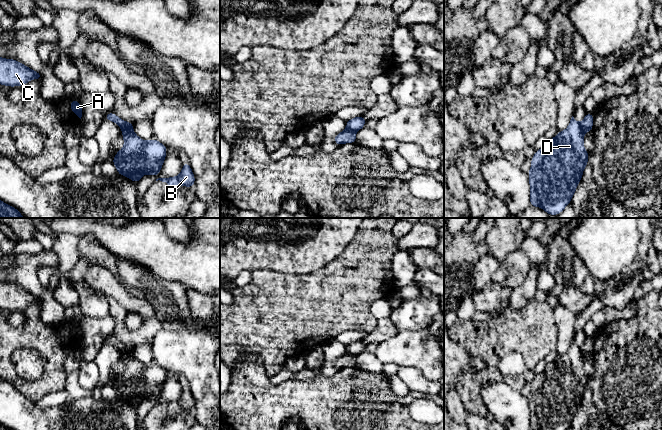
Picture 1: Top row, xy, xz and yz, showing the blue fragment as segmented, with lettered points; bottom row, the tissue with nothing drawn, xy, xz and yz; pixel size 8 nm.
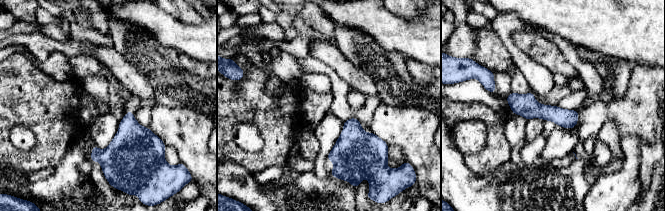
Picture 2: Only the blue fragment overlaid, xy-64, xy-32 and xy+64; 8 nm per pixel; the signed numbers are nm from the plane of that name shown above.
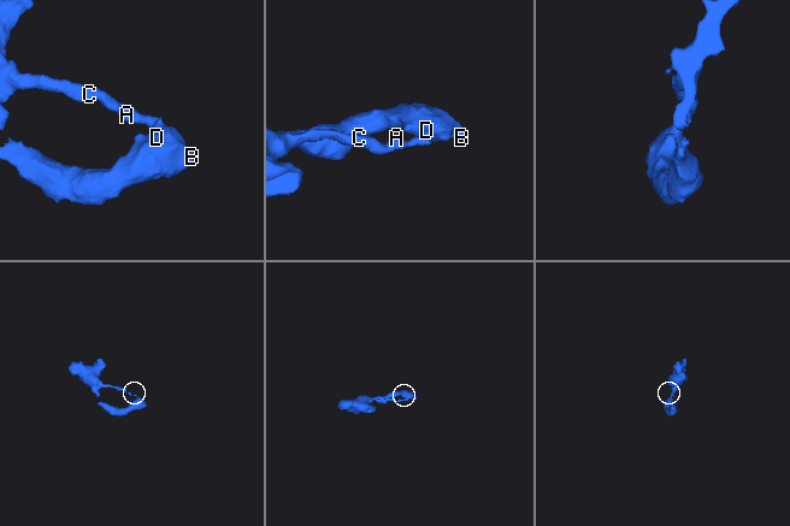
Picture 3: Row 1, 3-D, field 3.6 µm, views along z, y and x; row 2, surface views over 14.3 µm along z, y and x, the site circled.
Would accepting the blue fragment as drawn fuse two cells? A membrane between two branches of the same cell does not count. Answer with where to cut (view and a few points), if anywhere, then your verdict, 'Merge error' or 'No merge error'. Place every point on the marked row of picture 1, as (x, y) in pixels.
Split along xy (132, 123), (122, 132). Merge error

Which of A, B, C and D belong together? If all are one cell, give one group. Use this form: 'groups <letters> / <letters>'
groups A C / B D

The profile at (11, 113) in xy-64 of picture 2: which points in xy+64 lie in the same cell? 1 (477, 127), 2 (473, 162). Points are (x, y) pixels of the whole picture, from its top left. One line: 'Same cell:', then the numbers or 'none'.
Same cell: 2

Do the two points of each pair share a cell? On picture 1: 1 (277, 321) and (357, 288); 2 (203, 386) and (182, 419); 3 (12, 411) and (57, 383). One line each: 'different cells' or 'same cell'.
1: same cell
2: different cells
3: different cells

